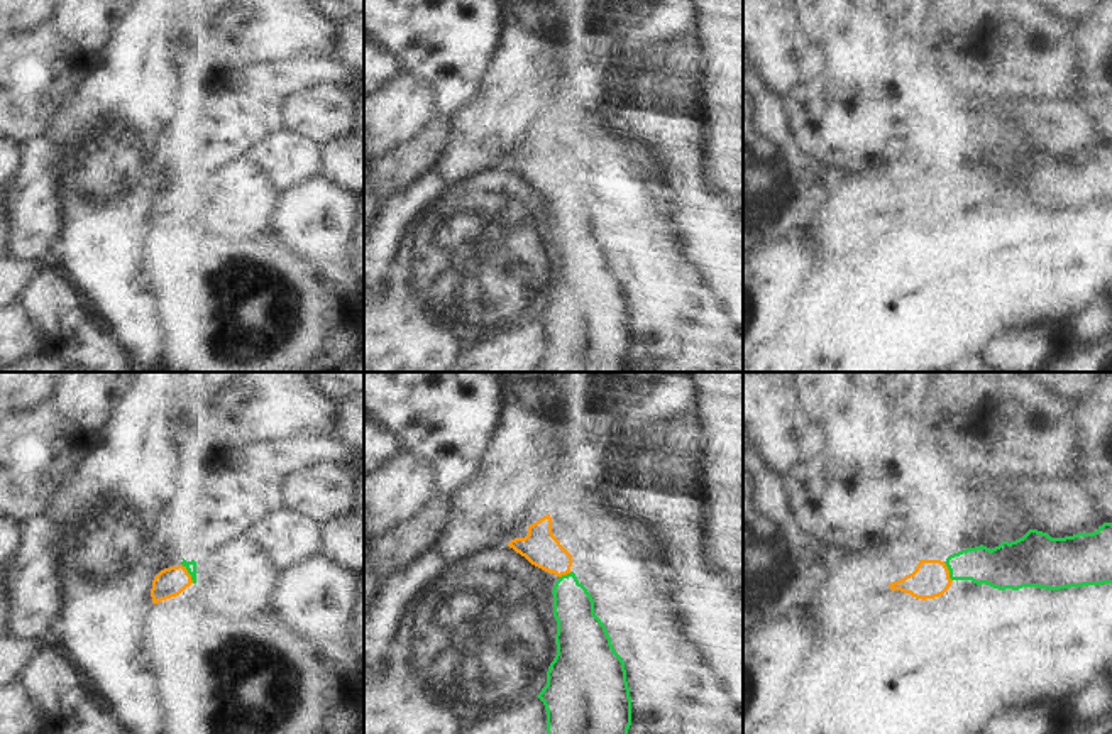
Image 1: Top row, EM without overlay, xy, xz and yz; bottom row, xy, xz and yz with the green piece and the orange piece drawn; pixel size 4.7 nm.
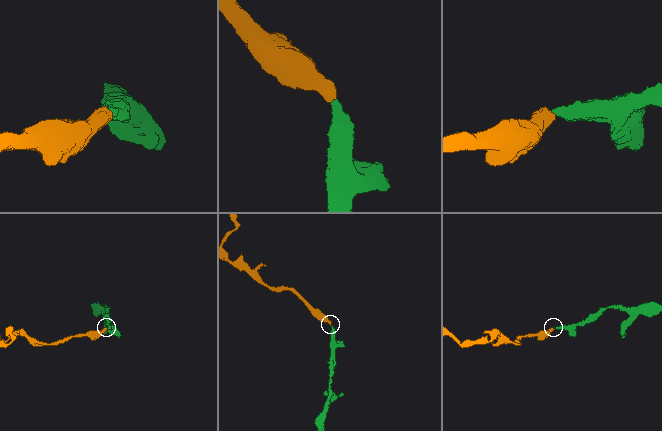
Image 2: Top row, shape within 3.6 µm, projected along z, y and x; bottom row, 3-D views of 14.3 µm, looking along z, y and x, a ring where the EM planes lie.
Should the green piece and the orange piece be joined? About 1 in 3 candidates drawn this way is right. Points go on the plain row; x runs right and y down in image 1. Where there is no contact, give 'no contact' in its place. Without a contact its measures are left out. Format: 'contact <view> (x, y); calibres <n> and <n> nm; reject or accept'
contact xy (188, 193); calibres 50 and 140 nm; accept

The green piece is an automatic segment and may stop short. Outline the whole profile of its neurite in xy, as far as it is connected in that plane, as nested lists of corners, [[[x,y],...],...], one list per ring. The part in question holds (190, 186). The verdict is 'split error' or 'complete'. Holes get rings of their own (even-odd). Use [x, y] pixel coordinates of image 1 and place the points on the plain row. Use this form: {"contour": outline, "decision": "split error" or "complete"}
{"contour": [[[183,183],[178,188],[161,191],[151,210],[152,225],[179,216],[186,208],[196,205],[196,183]]], "decision": "split error"}

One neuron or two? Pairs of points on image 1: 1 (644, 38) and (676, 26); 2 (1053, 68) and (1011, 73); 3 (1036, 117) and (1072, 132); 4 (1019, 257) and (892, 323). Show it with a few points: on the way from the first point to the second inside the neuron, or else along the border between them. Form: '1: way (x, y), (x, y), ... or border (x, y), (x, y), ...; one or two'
1: way (652, 31), (667, 26); one
2: way (1043, 68), (1021, 68); one
3: way (1045, 125), (1063, 129); one
4: way (987, 273), (975, 273), (924, 296); one

